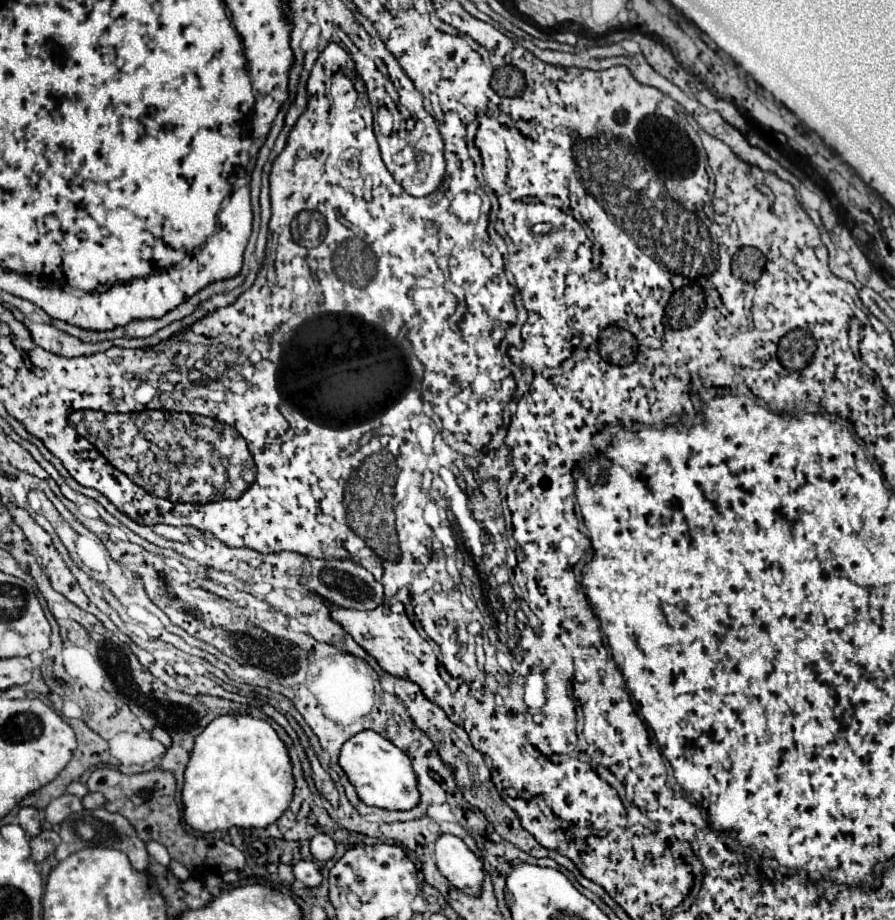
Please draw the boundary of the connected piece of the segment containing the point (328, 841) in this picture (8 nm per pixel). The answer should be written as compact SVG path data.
M316 835L316 837L310 841L310 851L312 851L312 855L314 855L316 861L326 863L326 861L330 861L330 859L334 857L334 853L336 853L336 843L334 843L334 839L328 837L328 835Z

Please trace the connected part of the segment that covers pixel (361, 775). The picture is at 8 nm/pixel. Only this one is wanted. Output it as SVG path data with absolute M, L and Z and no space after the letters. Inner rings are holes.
M362 731L348 739L340 753L340 765L366 805L382 807L388 811L408 811L414 809L420 801L418 779L412 769L410 757L392 741L374 731Z

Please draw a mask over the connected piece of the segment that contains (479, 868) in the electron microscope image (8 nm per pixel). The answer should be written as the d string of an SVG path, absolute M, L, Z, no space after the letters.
M442 835L436 841L436 865L440 873L462 893L478 897L486 877L484 863L466 843L454 835Z

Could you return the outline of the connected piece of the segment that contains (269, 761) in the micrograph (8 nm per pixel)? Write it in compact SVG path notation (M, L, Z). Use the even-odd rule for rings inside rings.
M250 715L214 719L196 737L184 779L184 819L204 833L228 831L230 827L268 827L284 815L294 793L292 761L286 745L270 723Z

